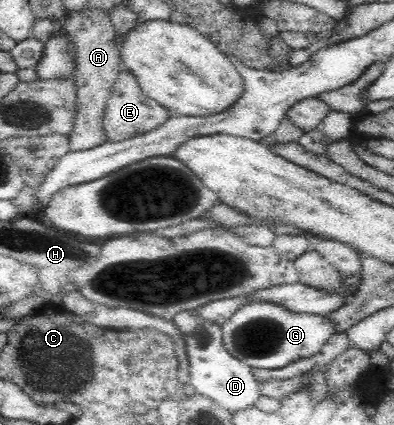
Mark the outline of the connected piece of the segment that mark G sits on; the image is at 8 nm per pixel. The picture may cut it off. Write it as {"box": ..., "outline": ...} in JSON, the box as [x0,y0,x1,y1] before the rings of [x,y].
{"box":[220,302,335,375],"outline":[[[247,302],[220,326],[223,345],[231,356],[251,366],[260,375],[288,374],[302,360],[317,354],[335,334],[334,326],[321,314],[297,314],[272,302]]]}

